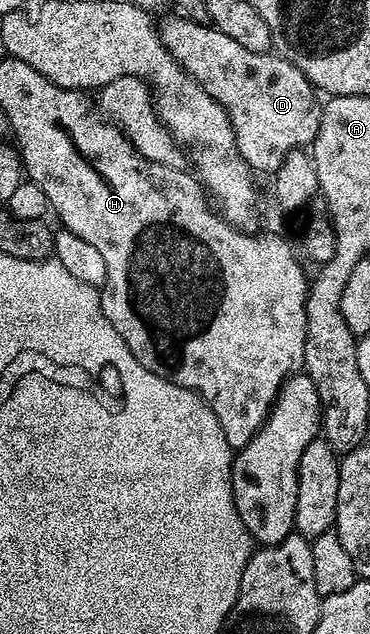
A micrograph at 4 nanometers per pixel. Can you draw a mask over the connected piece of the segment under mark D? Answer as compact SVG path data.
M185 16L170 17L161 19L158 35L162 37L162 43L166 45L171 56L181 64L182 69L192 75L204 88L204 92L208 92L208 96L212 96L212 100L219 102L228 112L234 129L234 149L237 154L248 163L251 171L259 175L277 175L280 164L284 164L286 157L296 149L309 147L320 128L320 98L304 76L304 72L300 72L300 68L293 66L287 58L283 58L277 52L261 54L236 44L232 36L224 36L224 32L220 32L213 24L193 22Z

